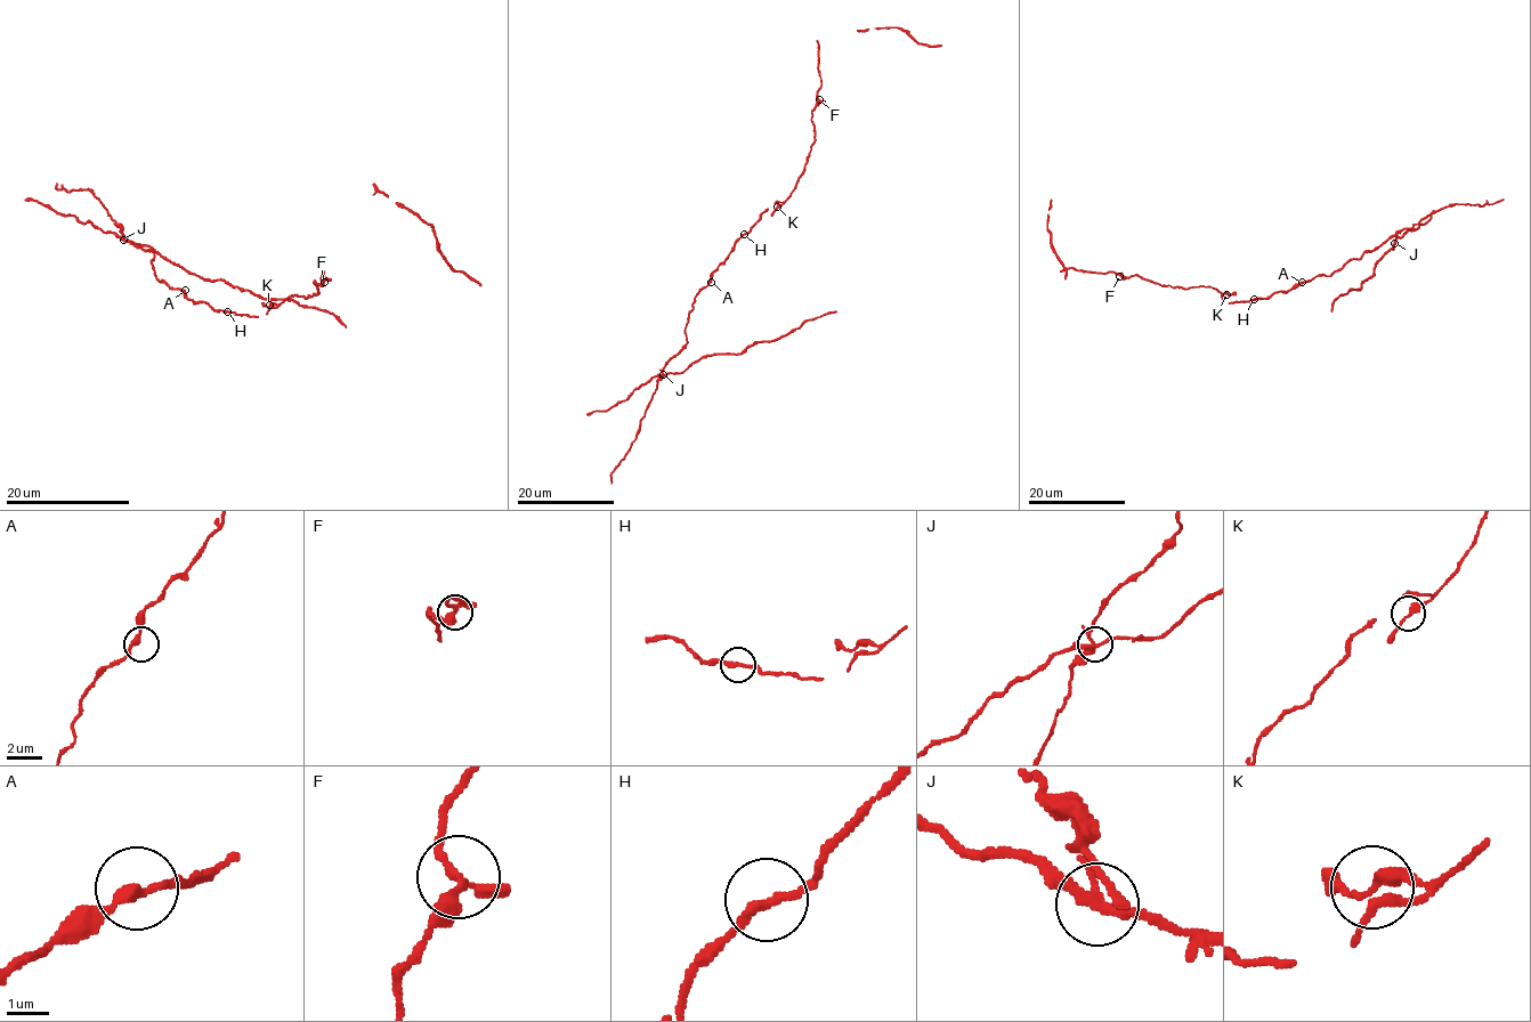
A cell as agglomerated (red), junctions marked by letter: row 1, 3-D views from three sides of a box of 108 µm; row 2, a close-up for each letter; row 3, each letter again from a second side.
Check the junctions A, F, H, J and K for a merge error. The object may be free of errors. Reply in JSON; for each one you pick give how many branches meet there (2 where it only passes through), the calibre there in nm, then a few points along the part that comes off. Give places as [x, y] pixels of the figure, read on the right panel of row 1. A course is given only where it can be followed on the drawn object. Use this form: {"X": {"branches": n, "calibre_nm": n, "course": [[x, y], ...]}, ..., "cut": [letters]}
{"J": {"branches": 3, "calibre_nm": 200, "course": [[1395, 243], [1375, 266], [1375, 275], [1362, 282], [1359, 289], [1337, 298], [1330, 310]]}, "cut": ["J"]}

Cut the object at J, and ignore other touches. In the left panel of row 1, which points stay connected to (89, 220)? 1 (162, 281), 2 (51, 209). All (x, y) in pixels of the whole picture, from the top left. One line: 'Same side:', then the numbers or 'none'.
Same side: 2

